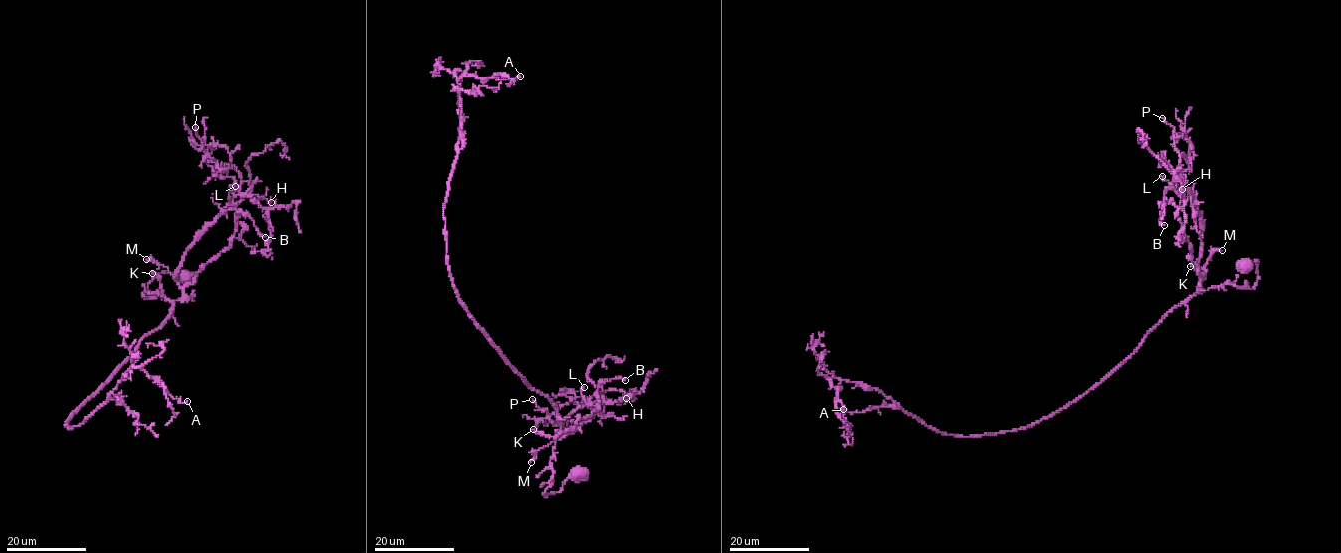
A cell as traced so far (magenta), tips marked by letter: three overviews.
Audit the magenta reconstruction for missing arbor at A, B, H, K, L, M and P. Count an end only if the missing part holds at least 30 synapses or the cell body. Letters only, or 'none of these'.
K

